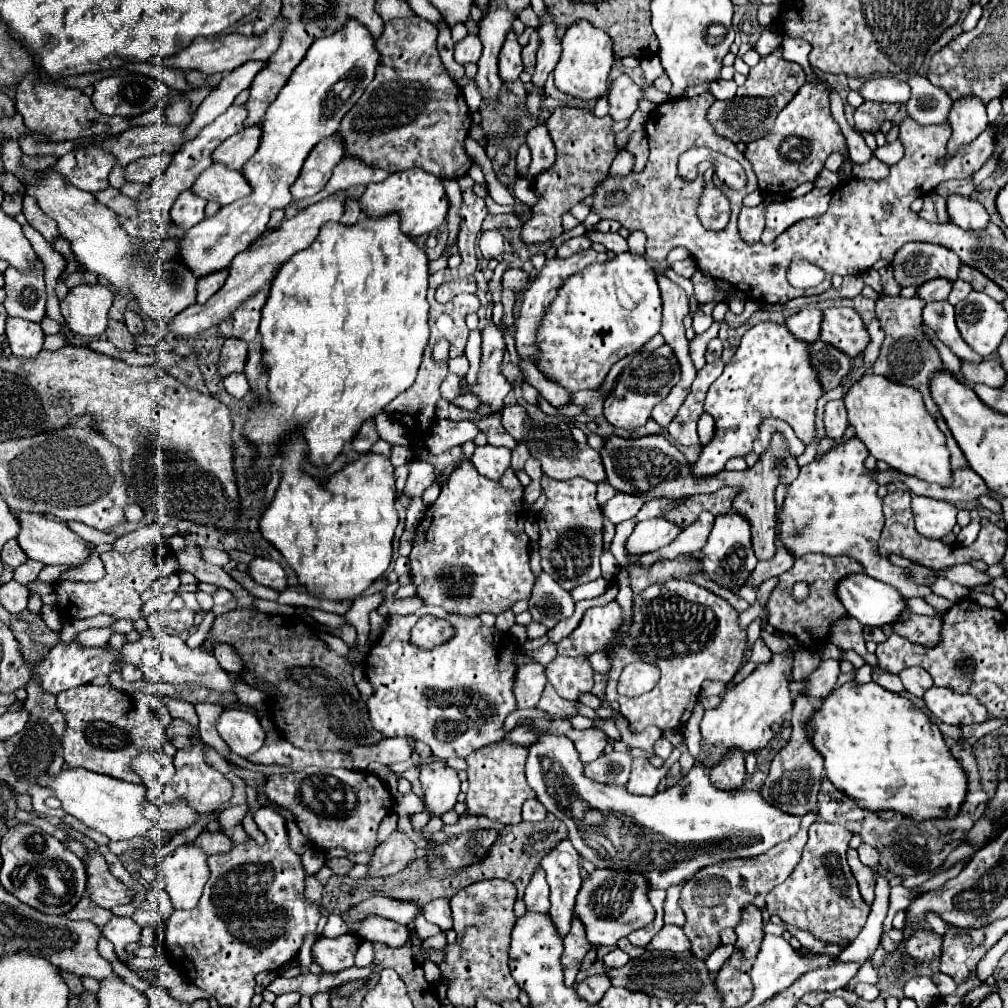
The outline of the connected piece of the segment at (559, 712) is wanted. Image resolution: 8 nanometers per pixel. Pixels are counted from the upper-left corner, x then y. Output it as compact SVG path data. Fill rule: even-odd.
M546 683L544 693L542 693L542 699L536 703L536 709L544 711L550 721L556 721L556 719L570 719L570 717L578 715L576 703L558 697L558 693L554 691L554 687L552 687L550 683Z

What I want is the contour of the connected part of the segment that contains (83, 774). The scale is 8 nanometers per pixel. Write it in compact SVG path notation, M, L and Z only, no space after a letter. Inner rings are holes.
M62 769L58 775L50 775L48 771L40 773L34 781L36 785L54 791L54 797L60 799L62 809L82 821L86 827L106 835L110 841L122 841L146 835L148 829L160 823L162 829L170 833L186 831L198 817L196 811L192 811L184 801L174 803L170 807L158 807L154 803L146 801L146 789L142 784L126 783L120 779L112 779L100 773L92 773L86 769Z

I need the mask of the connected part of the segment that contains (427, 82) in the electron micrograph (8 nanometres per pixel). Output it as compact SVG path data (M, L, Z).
M422 17L392 19L384 23L384 33L374 43L376 51L380 53L376 77L356 101L356 105L344 115L336 131L336 139L340 139L344 145L344 157L356 157L368 167L386 169L390 173L406 171L412 167L420 167L438 177L454 179L468 173L472 159L464 153L462 143L470 131L472 115L460 87L456 85L456 81L450 79L440 61L436 35L438 29Z

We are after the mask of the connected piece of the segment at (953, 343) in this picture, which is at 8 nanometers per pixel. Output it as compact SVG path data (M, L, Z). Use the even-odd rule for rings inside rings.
M948 301L928 303L924 307L924 323L936 333L936 337L952 349L952 353L966 363L980 363L982 357L976 355L964 339L960 339L960 333L954 323L954 307Z

